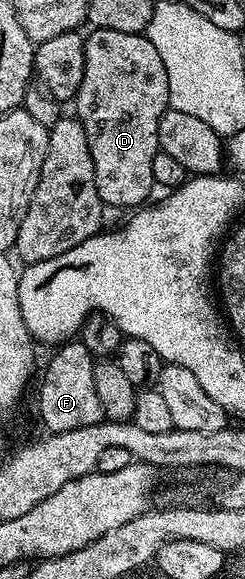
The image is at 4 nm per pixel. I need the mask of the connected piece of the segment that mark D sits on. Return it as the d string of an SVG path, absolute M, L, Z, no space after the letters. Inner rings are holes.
M93 27L90 32L84 36L85 64L82 83L75 96L75 117L83 125L83 133L87 133L91 161L95 165L95 189L99 189L102 204L106 208L137 209L155 191L151 164L159 150L159 121L163 113L170 110L167 69L163 66L163 57L159 57L159 49L151 45L148 34L119 33L119 29L102 27Z

